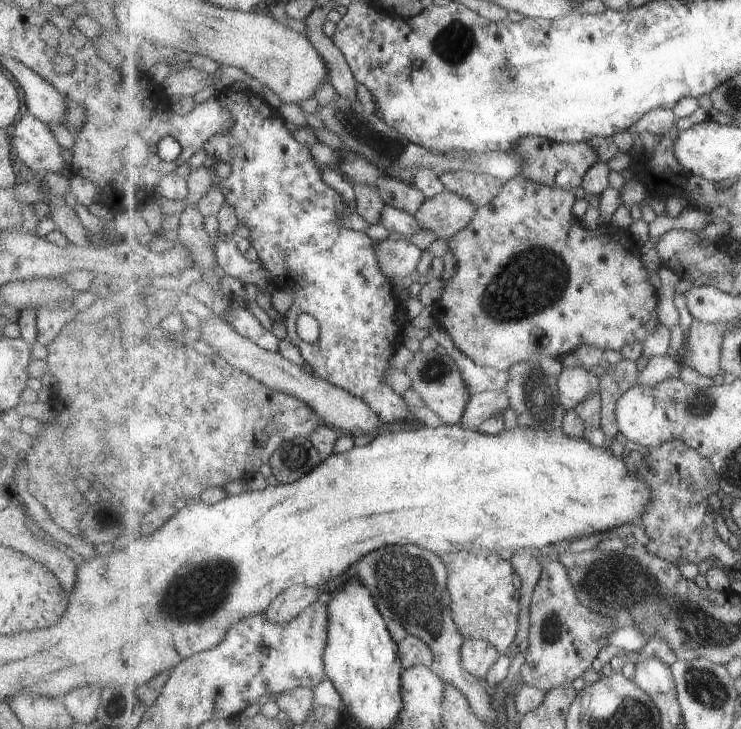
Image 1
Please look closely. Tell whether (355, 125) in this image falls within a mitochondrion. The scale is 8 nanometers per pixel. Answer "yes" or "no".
yes

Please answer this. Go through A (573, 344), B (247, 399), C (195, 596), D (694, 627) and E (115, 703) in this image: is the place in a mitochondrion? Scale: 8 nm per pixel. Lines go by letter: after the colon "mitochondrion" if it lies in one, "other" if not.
A: other
B: mitochondrion
C: mitochondrion
D: mitochondrion
E: other

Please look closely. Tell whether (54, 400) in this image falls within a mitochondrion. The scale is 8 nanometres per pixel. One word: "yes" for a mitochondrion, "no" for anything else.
no

